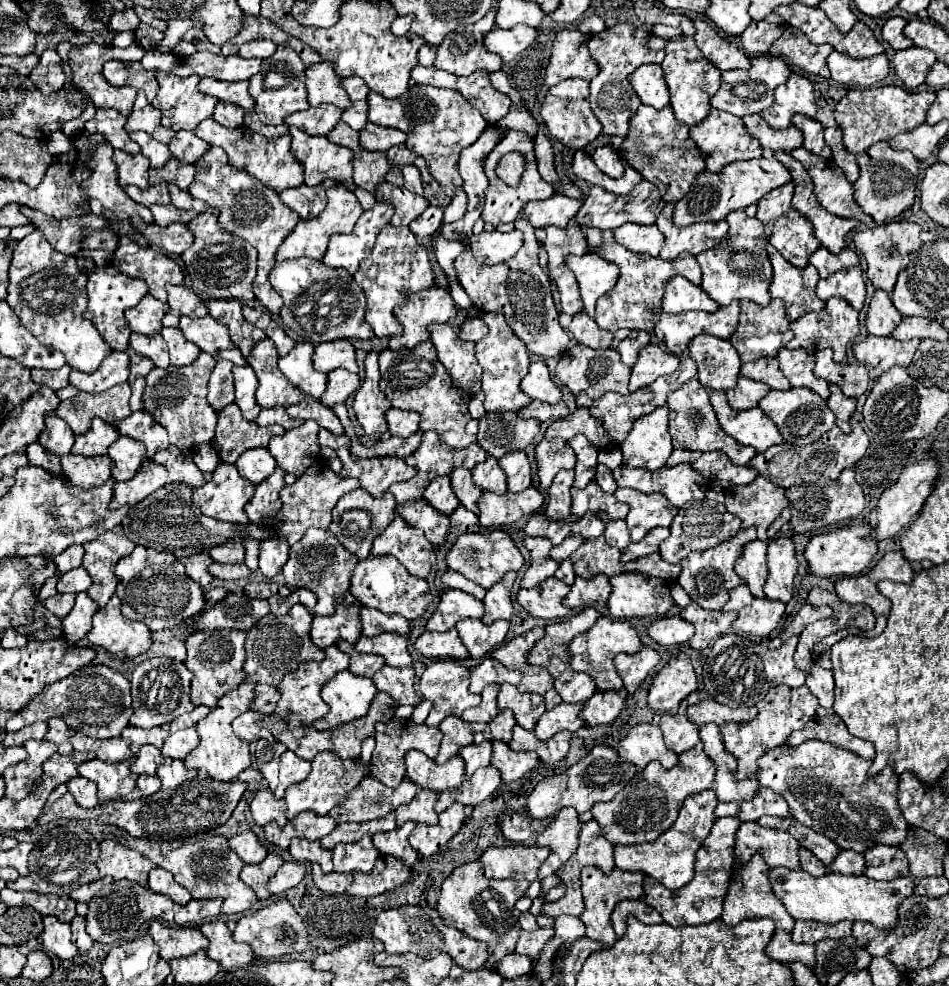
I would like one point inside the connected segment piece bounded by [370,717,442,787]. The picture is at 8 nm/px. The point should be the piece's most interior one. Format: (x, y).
(393, 738)

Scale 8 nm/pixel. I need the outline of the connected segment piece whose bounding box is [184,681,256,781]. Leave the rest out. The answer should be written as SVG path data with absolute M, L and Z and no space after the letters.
M240 683L234 691L228 691L228 695L224 695L218 701L218 707L210 711L208 717L204 717L196 729L200 735L200 743L194 751L188 753L188 757L184 759L184 765L188 769L204 769L212 779L216 781L234 781L238 777L240 771L248 769L252 765L252 757L250 757L250 743L236 737L232 733L232 721L242 715L244 711L248 711L252 707L252 699L254 699L254 683Z

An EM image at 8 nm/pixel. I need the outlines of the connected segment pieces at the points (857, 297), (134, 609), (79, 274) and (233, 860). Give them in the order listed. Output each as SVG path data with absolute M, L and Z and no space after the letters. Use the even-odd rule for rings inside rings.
M846 267L844 271L836 271L828 279L820 279L816 295L822 301L828 301L830 297L842 297L856 311L860 311L866 299L866 285L860 267Z
M136 545L128 557L122 557L116 563L114 573L118 577L116 595L122 601L122 615L132 621L142 621L150 631L178 627L204 607L202 587L188 579L184 565L168 551L158 553L154 549Z
M36 229L32 235L24 237L14 249L14 257L10 263L10 285L6 303L20 317L22 325L32 331L32 335L48 349L62 351L66 363L84 373L92 373L100 367L104 357L112 353L112 349L104 343L98 329L84 317L86 311L86 279L94 269L94 261L90 257L70 257L56 251L46 237ZM44 289L56 289L52 297L44 297Z
M214 835L196 843L186 843L174 849L168 857L168 869L174 875L174 881L186 887L192 899L222 899L222 909L226 915L244 913L258 901L256 893L240 879L242 867L244 861L240 861L238 855L228 847L228 839L224 835Z

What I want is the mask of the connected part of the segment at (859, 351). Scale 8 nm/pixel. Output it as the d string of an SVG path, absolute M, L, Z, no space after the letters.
M868 335L860 343L854 345L854 357L866 365L876 367L880 371L888 371L894 365L908 367L908 363L914 357L914 351L918 347L920 339L908 339L908 341L896 341L892 337L872 337Z

